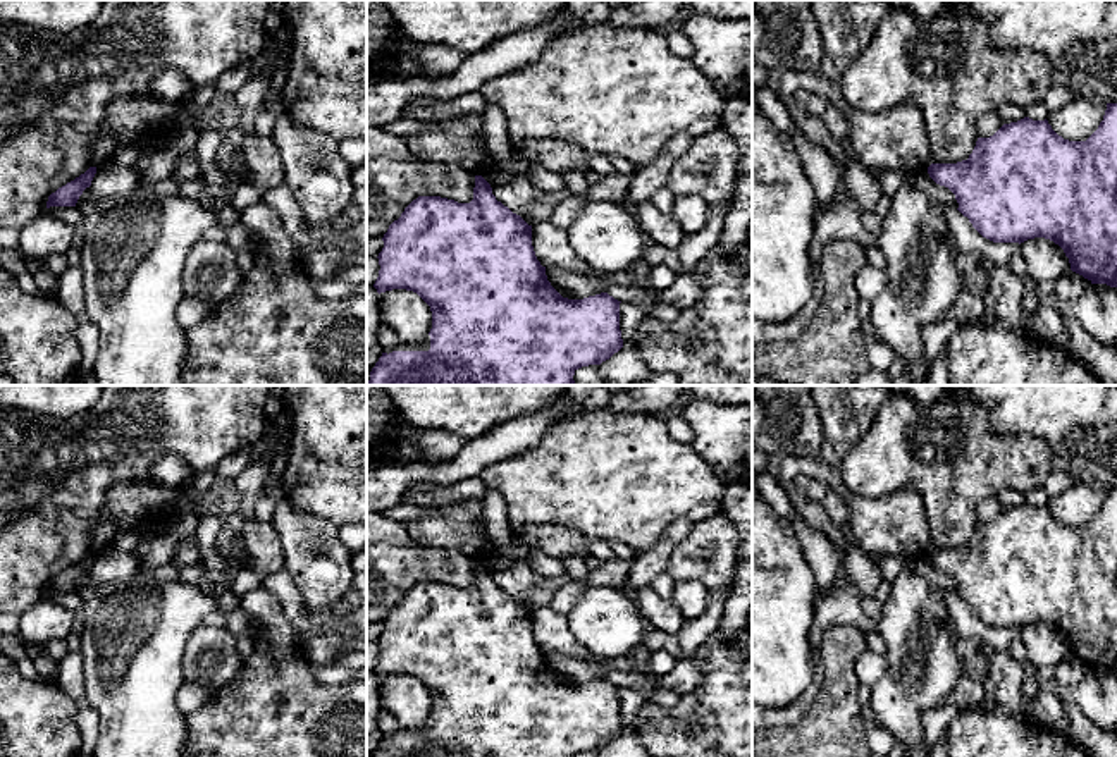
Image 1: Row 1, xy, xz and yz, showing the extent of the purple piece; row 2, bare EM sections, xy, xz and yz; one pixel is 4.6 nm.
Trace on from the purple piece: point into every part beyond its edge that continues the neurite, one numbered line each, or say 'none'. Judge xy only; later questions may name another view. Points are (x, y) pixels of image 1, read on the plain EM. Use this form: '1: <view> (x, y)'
none

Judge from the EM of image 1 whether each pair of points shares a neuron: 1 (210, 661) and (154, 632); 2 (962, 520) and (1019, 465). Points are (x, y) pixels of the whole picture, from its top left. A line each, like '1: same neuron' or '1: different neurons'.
1: different neurons
2: same neuron

